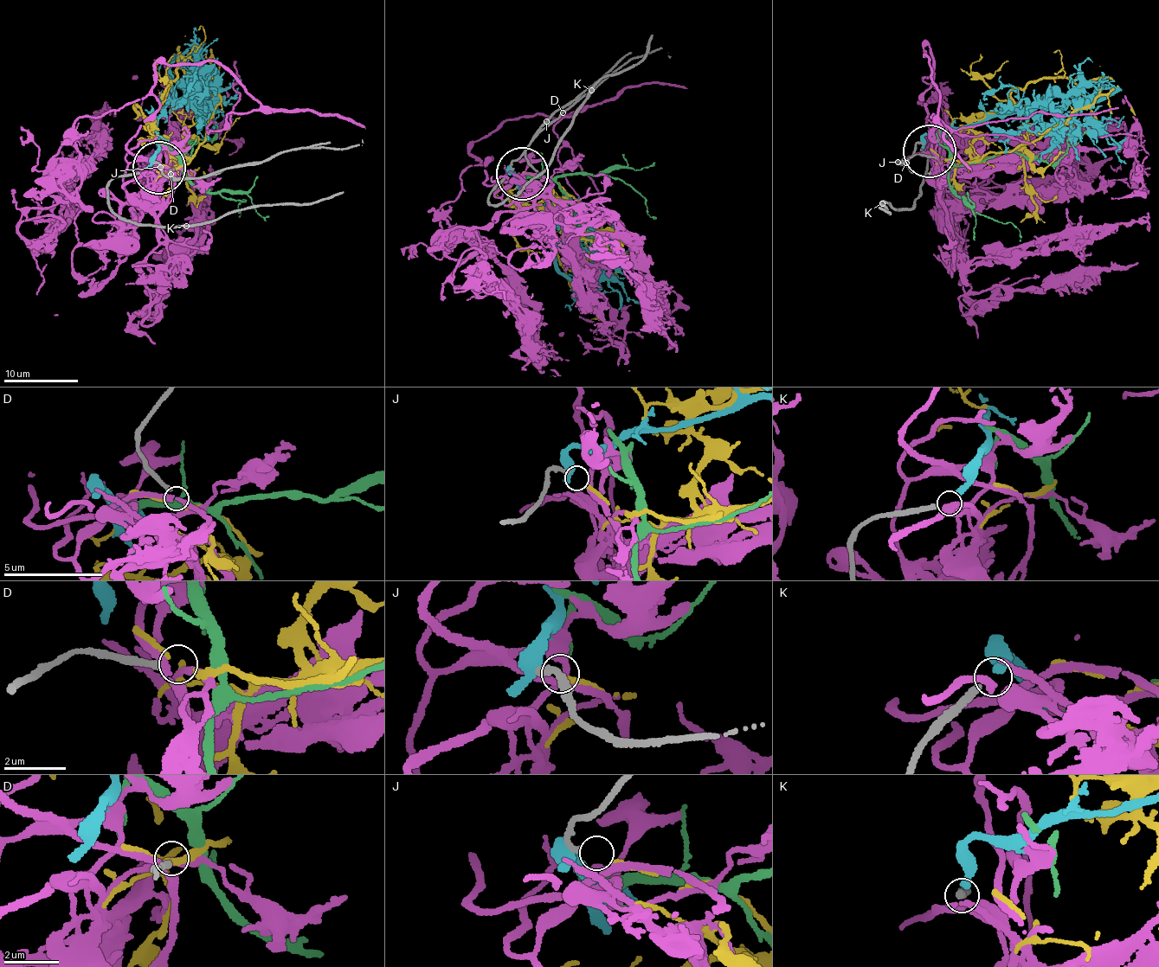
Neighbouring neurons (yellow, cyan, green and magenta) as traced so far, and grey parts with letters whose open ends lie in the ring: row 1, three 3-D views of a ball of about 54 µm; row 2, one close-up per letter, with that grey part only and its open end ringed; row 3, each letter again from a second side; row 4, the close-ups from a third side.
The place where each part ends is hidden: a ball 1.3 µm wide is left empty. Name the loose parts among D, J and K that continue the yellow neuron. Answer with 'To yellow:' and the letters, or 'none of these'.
To yellow: J

